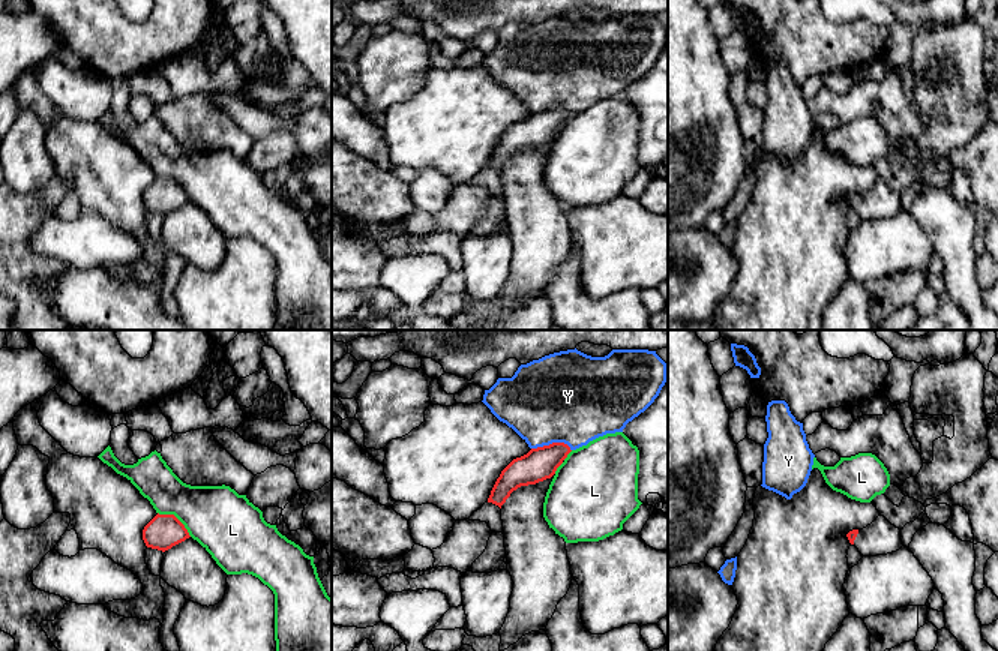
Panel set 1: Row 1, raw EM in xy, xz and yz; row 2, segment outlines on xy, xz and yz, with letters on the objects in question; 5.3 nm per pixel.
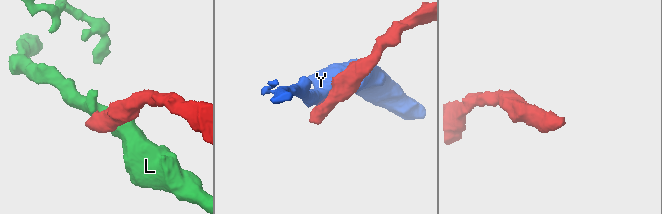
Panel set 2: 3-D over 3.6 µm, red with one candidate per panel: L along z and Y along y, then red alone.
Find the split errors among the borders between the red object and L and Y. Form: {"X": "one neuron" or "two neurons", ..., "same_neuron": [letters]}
{"L": "two neurons", "Y": "two neurons", "same_neuron": []}

